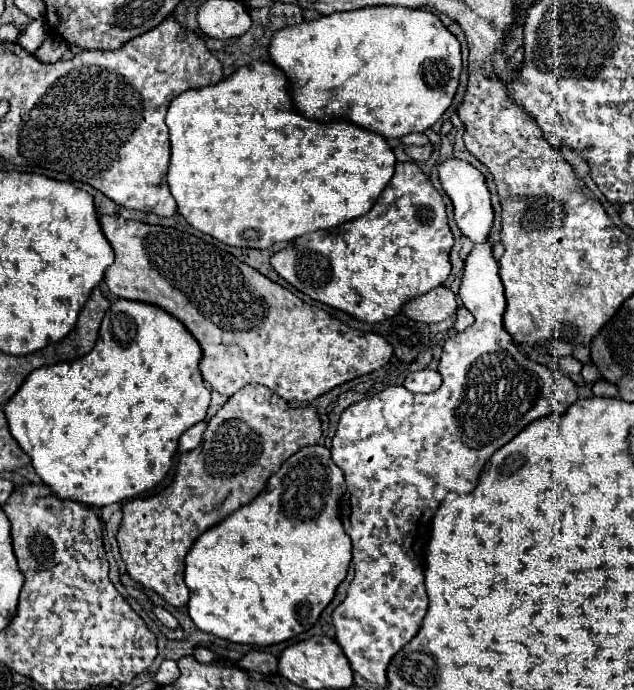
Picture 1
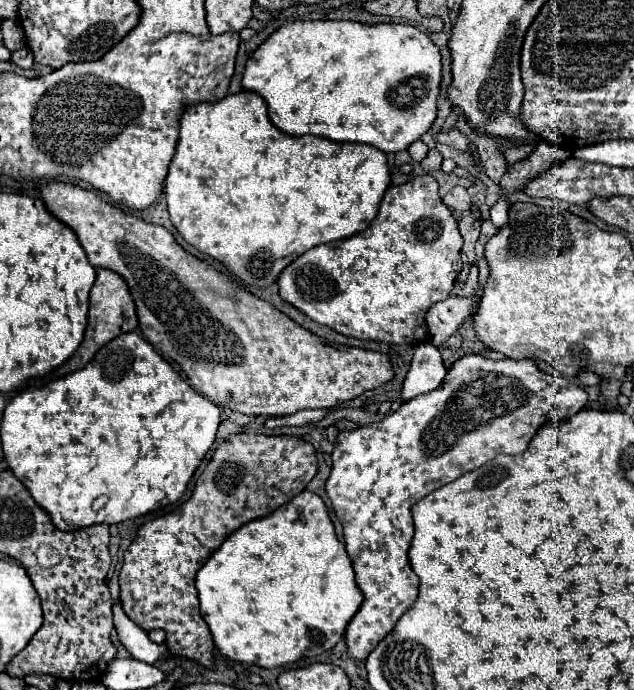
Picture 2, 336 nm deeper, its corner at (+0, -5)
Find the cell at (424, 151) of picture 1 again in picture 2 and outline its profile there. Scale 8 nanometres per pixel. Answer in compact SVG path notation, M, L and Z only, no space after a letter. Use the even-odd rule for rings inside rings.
M430 149L428 155L420 161L420 167L422 167L426 173L432 173L432 171L440 169L440 163L442 163L442 155L440 155L436 149Z

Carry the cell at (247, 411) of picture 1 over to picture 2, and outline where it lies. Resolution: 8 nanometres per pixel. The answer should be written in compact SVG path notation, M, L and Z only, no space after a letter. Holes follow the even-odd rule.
M254 433L230 435L222 445L218 445L204 473L196 479L198 483L192 491L192 497L186 503L182 503L174 513L156 517L154 521L148 521L138 529L136 539L132 541L132 545L124 555L124 565L120 571L120 599L124 613L144 631L164 629L166 645L172 655L196 659L202 665L210 667L214 643L210 637L210 629L198 609L198 595L194 587L196 571L206 563L210 553L216 551L232 531L288 503L294 495L306 489L308 481L316 475L316 471L318 471L318 459L314 445L304 441L302 437L254 435Z

